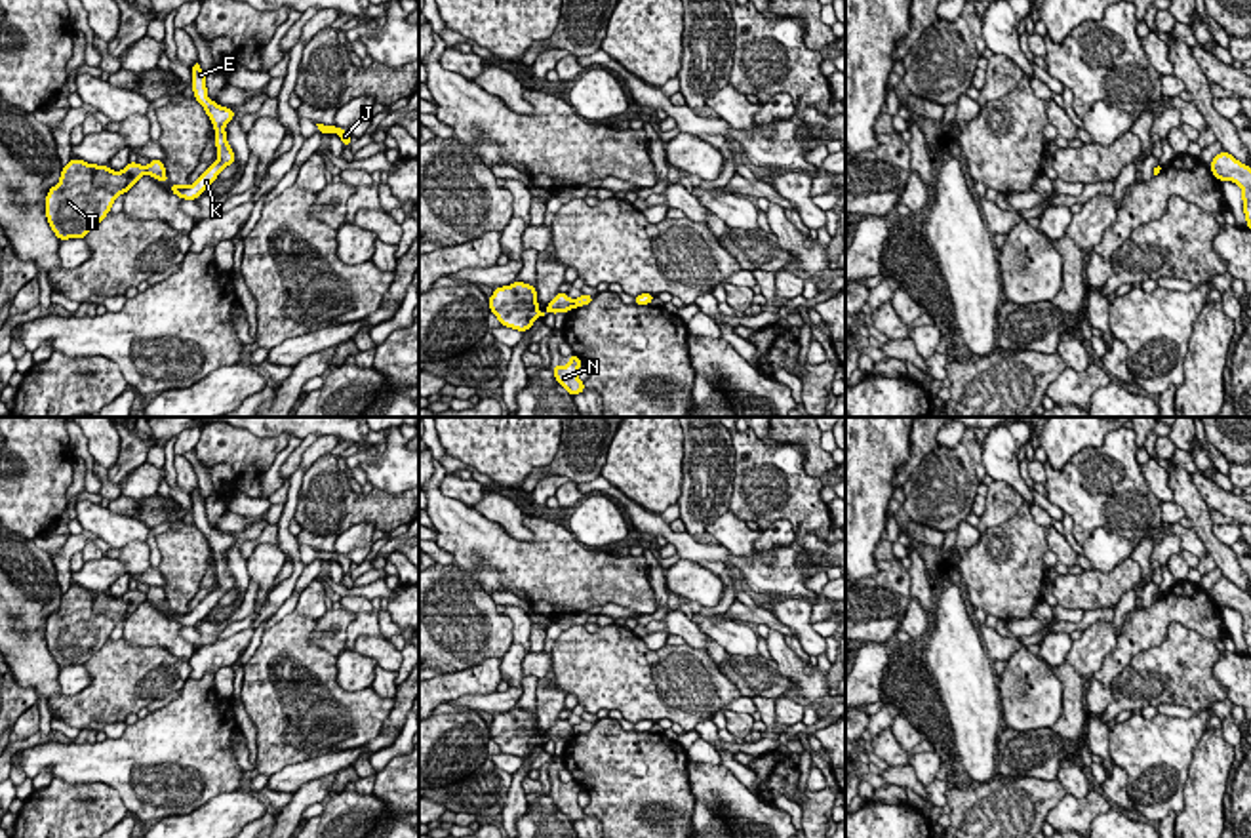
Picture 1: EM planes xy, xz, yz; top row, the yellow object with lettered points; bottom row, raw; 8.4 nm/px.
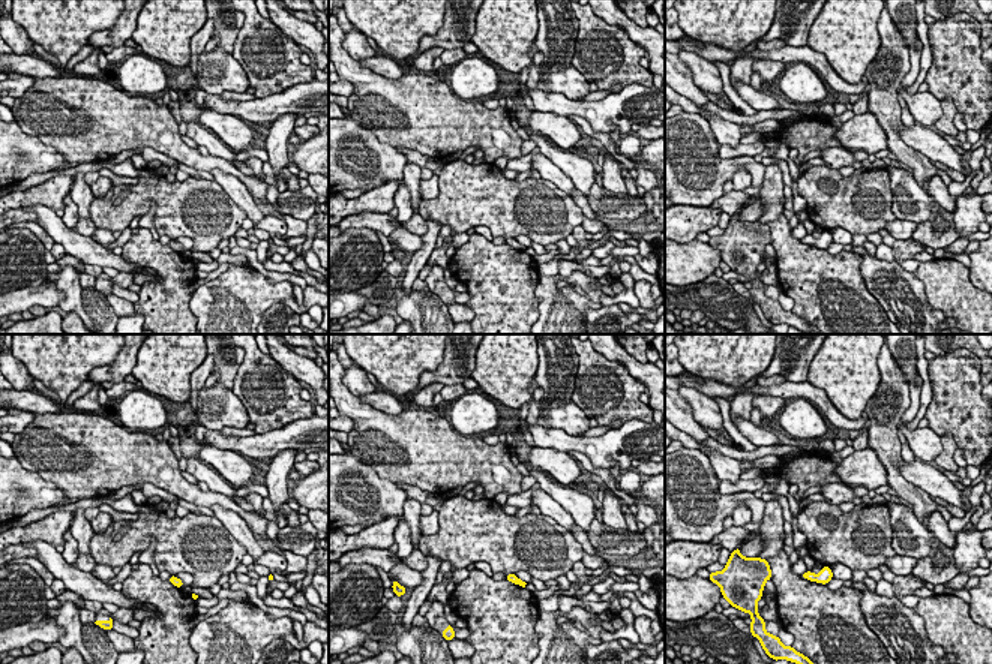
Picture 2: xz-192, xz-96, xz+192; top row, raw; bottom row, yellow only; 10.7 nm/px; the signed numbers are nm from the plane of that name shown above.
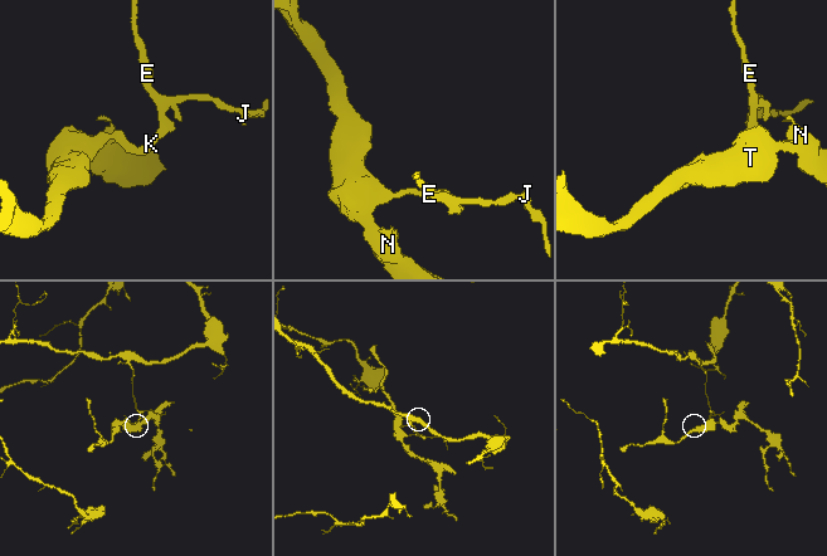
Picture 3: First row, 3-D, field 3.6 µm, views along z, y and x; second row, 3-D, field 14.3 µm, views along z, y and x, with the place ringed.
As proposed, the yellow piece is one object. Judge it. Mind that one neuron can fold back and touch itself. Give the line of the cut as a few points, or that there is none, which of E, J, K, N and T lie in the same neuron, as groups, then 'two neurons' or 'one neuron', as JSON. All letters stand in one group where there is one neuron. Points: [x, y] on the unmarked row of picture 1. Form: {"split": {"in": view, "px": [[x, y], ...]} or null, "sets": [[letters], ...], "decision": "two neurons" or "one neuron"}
{"split": {"in": "xy", "px": [[145, 595], [147, 598]]}, "sets": [["E", "J", "K"], ["N", "T"]], "decision": "two neurons"}

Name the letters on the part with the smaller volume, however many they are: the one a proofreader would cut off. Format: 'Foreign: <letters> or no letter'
Foreign: N, T

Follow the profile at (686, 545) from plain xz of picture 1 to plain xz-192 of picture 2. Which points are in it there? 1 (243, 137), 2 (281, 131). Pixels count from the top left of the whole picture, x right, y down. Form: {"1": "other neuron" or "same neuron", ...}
{"1": "other neuron", "2": "other neuron"}

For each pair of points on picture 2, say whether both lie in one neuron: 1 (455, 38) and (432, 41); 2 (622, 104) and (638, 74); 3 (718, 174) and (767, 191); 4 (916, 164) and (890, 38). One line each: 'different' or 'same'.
1: same
2: different
3: different
4: same

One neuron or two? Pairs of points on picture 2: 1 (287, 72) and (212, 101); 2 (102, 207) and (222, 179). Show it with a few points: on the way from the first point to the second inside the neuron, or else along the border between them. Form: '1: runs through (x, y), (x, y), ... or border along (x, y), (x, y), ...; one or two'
1: border along (290, 86), (257, 98); two
2: border along (215, 180), (239, 206); two

